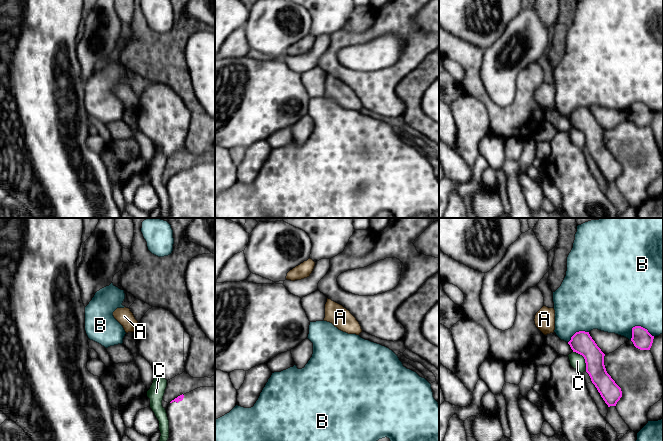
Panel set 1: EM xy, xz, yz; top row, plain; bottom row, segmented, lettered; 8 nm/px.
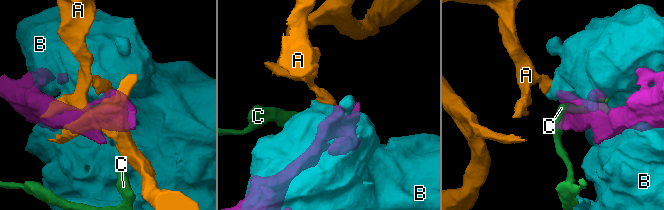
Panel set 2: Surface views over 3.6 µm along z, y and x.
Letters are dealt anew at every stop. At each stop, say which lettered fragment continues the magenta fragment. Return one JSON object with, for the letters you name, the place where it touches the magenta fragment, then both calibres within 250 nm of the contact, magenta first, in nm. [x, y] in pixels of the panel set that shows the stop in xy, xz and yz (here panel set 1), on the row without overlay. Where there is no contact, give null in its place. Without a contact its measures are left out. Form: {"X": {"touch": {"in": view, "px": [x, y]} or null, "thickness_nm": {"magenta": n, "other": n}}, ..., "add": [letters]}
{"add": []}

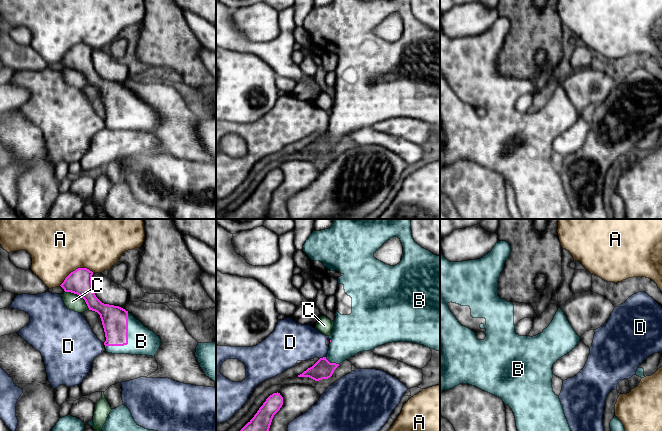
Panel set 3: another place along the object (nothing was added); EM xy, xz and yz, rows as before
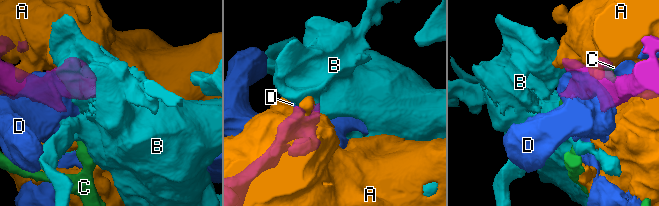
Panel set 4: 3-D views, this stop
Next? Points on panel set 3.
{"B": {"touch": {"in": "xy", "px": [127, 115]}, "thickness_nm": {"magenta": 220, "other": 220}}, "add": ["B"]}

